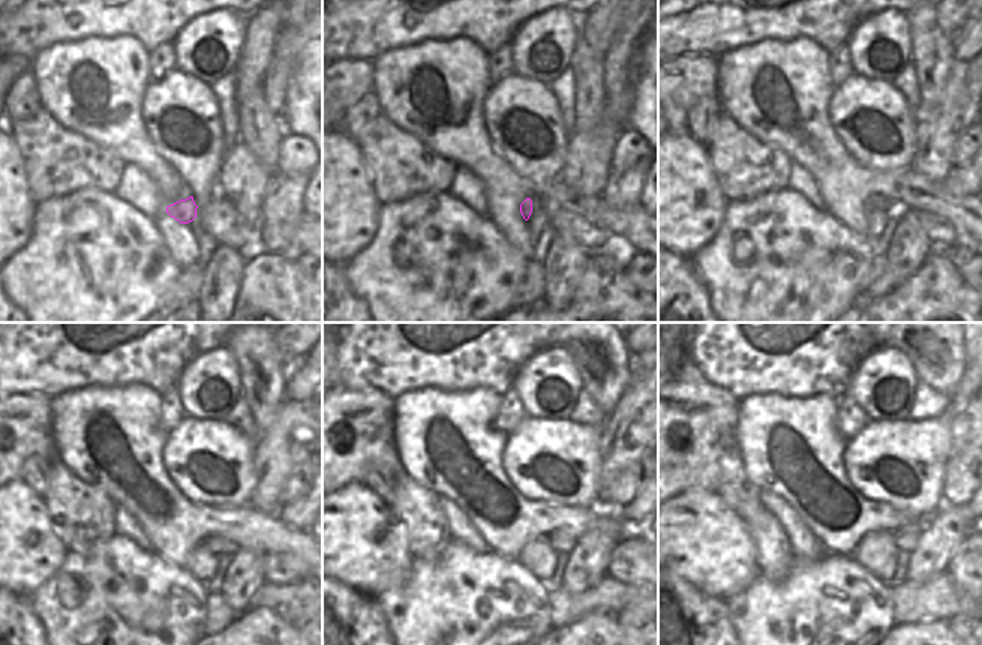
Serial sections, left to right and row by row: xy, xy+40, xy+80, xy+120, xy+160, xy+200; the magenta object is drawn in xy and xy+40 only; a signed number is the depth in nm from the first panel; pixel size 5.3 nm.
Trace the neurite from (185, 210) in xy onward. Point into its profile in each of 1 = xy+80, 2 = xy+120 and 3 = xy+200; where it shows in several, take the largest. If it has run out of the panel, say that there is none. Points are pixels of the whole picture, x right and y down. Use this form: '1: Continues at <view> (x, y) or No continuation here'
1: Continues at xy+80 (891, 209)
2: Continues at xy+120 (216, 543)
3: Continues at xy+200 (907, 537)

